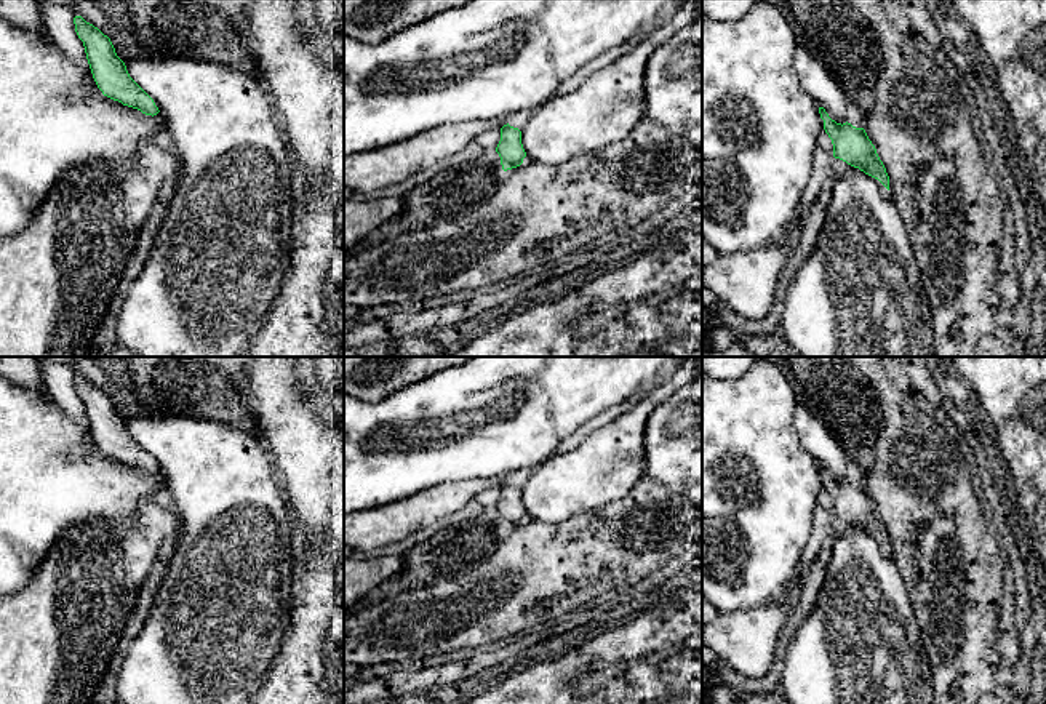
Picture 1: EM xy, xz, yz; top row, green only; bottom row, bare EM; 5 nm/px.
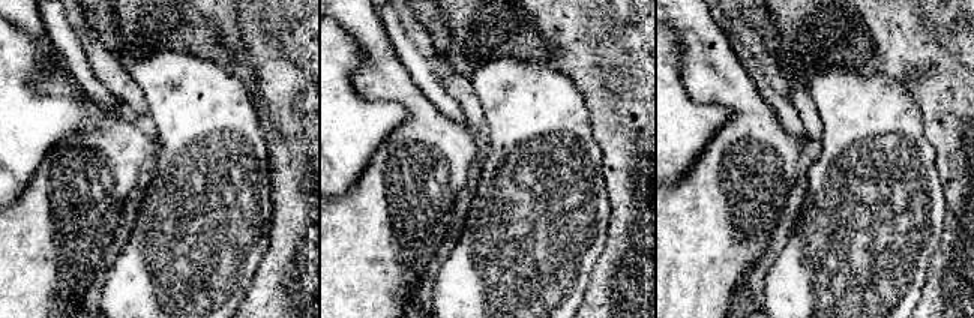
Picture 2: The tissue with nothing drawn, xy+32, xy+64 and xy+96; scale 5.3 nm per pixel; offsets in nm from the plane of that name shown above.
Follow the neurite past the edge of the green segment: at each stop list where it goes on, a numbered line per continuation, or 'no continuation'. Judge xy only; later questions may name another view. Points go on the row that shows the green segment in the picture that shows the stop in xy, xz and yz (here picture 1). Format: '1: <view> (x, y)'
no continuation

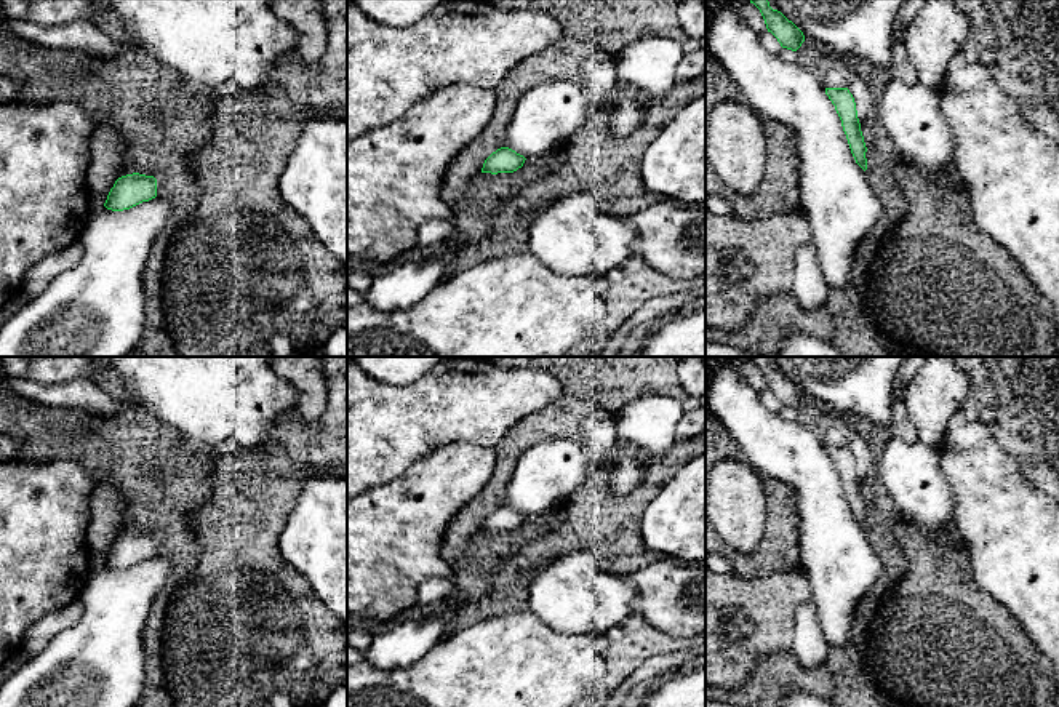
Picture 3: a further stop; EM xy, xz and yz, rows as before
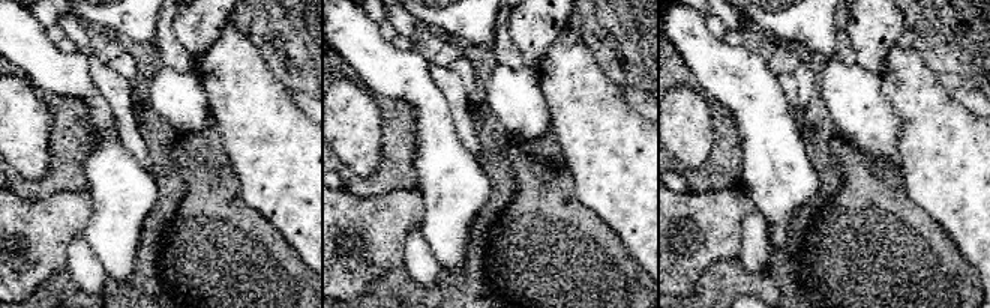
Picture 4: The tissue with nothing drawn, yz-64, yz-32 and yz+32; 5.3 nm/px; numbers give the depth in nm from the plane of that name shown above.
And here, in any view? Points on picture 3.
no continuation

